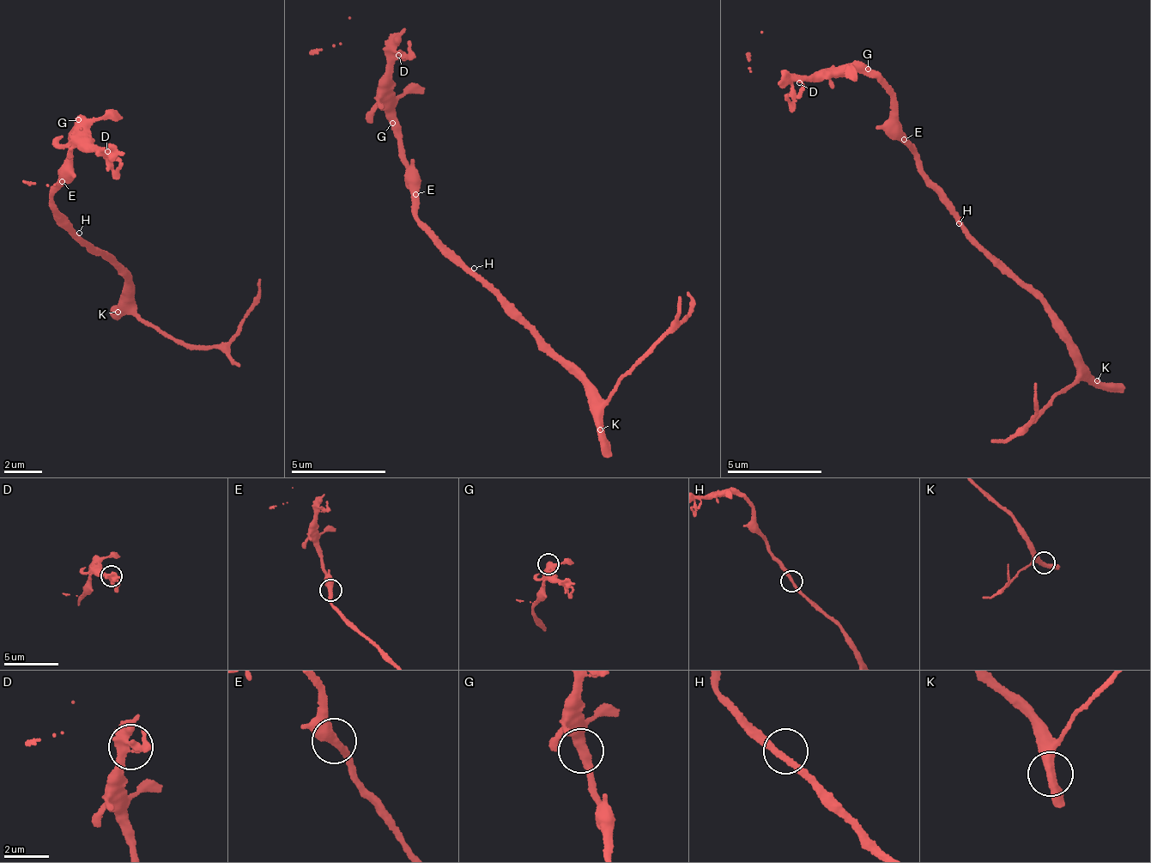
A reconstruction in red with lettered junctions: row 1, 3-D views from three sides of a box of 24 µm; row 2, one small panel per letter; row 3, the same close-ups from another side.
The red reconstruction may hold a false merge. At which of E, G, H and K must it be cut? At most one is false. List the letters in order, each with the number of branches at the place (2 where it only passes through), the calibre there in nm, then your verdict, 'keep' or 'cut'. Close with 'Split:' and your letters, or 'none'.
E: 2 branches meet; 440 nm thick; keep
G: 2 branches meet; 420 nm thick; cut
H: 2 branches meet; 280 nm thick; keep
K: 2 branches meet; 420 nm thick; keep
Split: G

